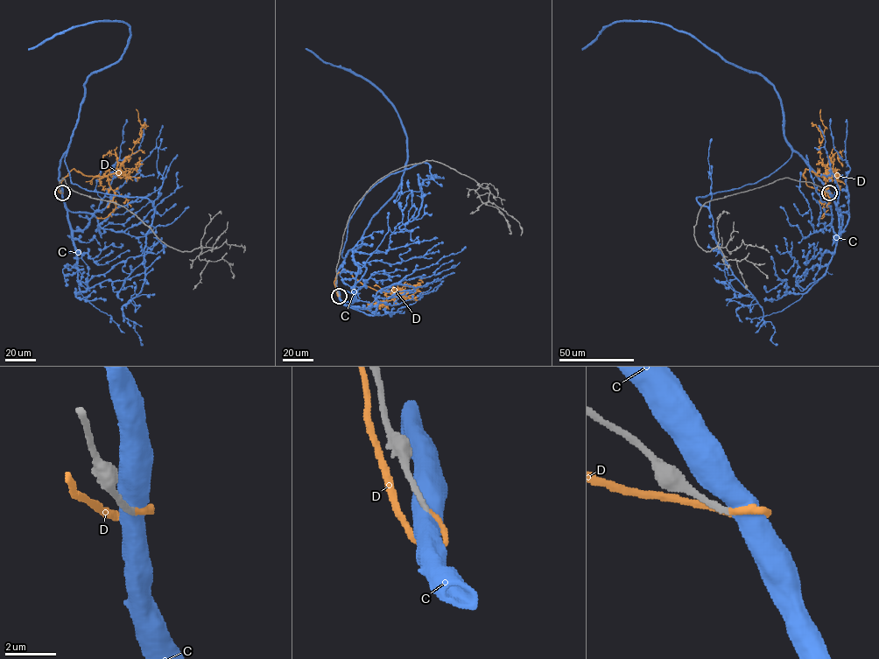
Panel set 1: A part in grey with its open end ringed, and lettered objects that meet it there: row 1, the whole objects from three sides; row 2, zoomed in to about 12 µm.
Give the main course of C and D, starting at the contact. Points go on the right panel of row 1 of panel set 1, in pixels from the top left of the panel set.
C: (829, 192), (793, 151), (753, 184), (696, 198), (708, 208), (720, 254), (774, 327), (771, 341), (777, 345)
D: (829, 192), (809, 186), (803, 176), (806, 169), (826, 176), (819, 147), (825, 128), (820, 109)

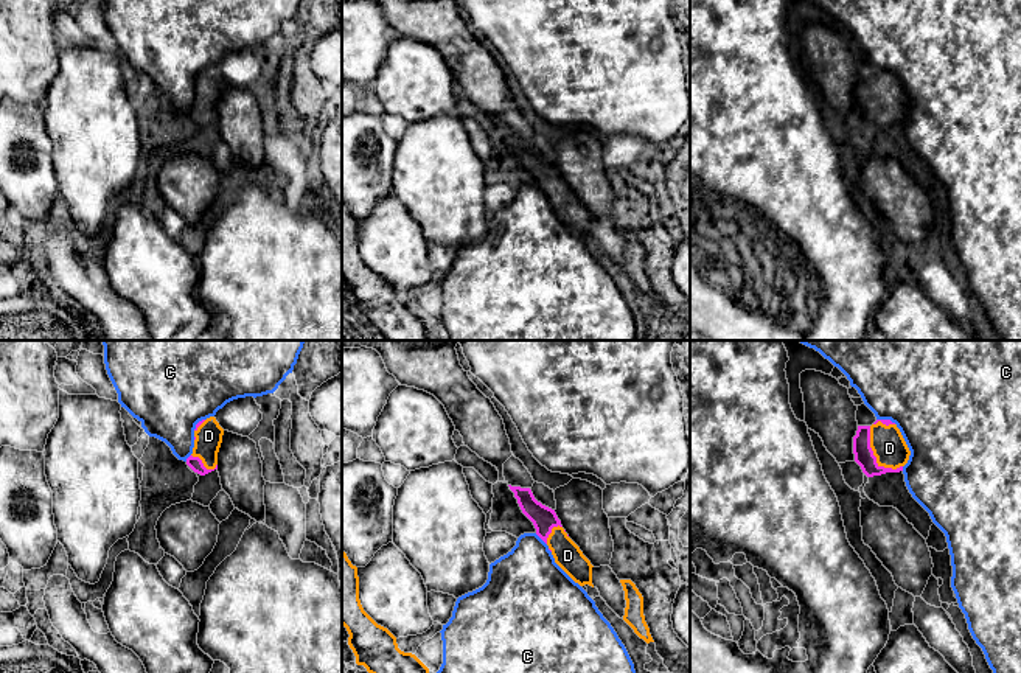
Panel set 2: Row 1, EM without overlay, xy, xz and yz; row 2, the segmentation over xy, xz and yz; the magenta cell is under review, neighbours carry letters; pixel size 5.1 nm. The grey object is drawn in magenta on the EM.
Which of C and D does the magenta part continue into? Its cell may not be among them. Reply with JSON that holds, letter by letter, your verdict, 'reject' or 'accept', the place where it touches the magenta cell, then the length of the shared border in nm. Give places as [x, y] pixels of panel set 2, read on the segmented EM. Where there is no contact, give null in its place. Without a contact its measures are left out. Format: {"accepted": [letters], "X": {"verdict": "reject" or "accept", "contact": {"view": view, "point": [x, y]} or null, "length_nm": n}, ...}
{"accepted": ["D"], "C": {"verdict": "reject", "contact": {"view": "xz", "point": [541, 538]}, "length_nm": 90}, "D": {"verdict": "accept", "contact": {"view": "yz", "point": [875, 457]}, "length_nm": 280}}

